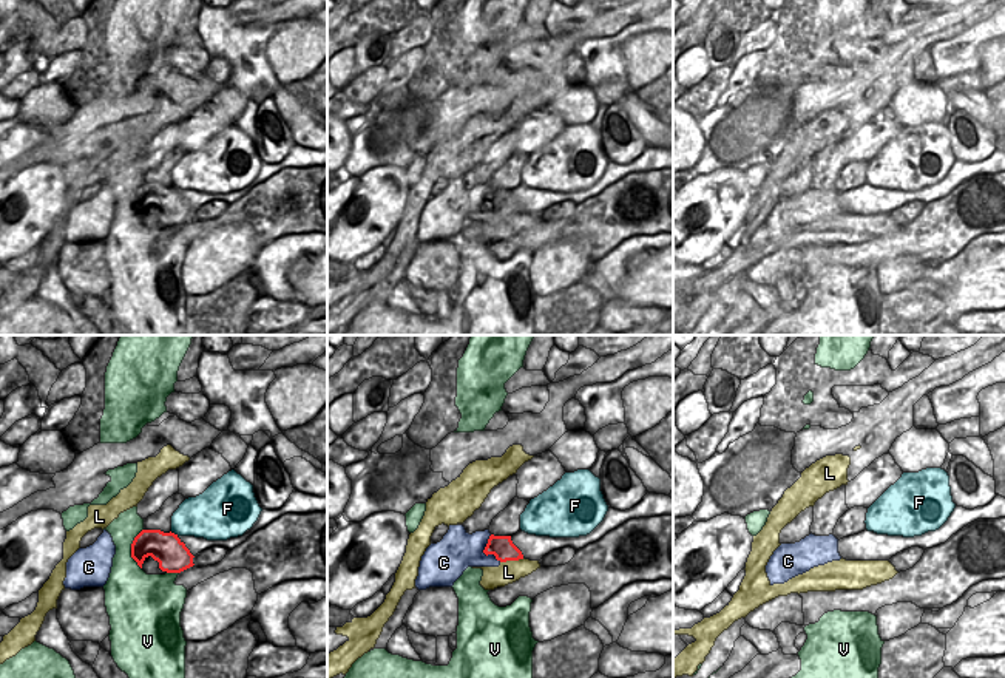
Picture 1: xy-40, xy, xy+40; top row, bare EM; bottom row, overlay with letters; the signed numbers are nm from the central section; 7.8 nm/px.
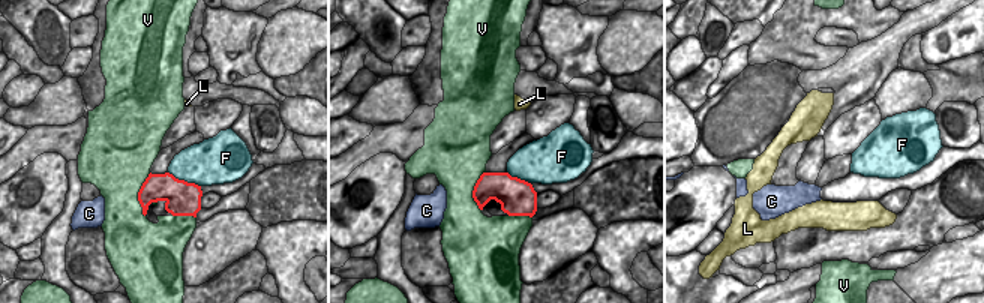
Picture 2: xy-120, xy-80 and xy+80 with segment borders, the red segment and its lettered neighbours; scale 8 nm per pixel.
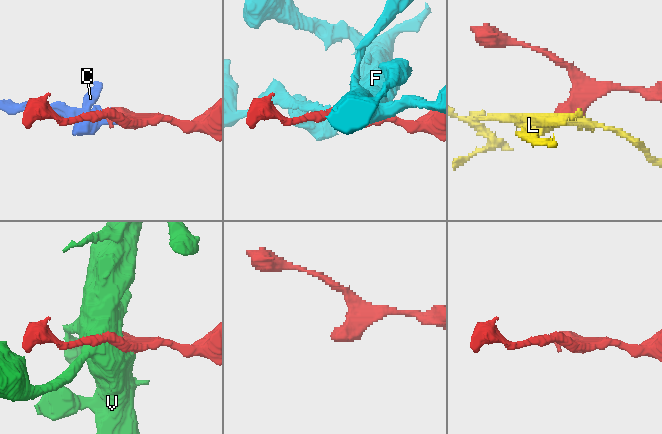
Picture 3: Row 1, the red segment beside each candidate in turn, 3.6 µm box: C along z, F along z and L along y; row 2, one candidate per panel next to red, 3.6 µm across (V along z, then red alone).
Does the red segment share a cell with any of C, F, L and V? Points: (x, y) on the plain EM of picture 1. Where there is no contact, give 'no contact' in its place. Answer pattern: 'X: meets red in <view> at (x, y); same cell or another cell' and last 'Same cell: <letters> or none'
C: meets red in xy at (483, 206); same cell
F: meets red in xy-40 at (173, 187); another cell
L: meets red in xy at (511, 213); another cell
V: meets red in xy-40 at (131, 203); another cell
Same cell: C

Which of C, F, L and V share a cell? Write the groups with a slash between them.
C / F / L / V

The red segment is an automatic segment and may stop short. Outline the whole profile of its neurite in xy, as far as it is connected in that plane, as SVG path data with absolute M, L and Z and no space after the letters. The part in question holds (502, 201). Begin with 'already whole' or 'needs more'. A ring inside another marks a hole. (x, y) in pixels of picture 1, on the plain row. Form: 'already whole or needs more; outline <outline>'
needs more; outline M449 179L437 198L421 210L415 241L452 241L468 221L499 221L523 213L511 190L494 190L489 184L469 188L463 179Z

